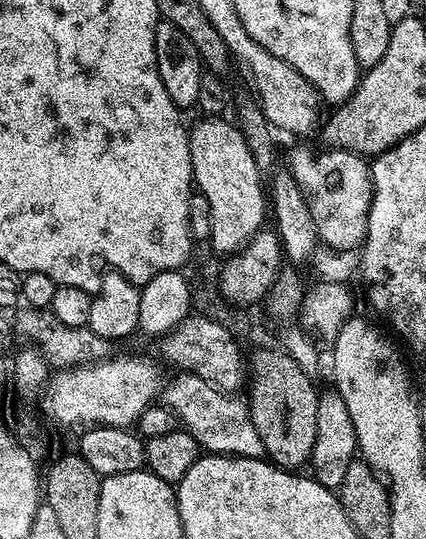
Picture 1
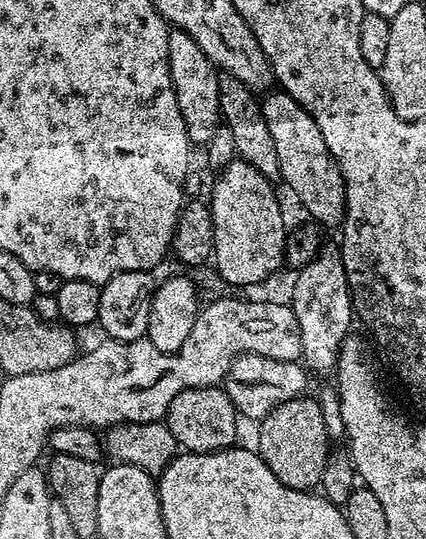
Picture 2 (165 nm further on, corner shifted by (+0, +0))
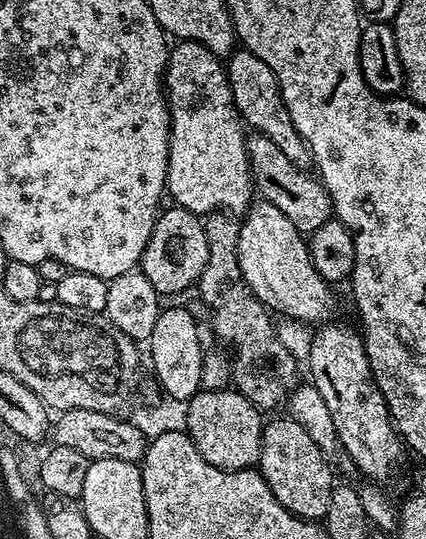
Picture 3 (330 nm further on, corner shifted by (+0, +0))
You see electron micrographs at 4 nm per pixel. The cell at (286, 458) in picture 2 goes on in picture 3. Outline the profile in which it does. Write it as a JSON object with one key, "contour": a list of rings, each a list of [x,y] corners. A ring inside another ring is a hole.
{"contour":[[[268,420],[262,434],[262,450],[258,471],[270,486],[274,498],[286,510],[304,520],[323,521],[326,510],[330,510],[330,494],[334,487],[329,457],[310,438],[310,434],[298,421]]]}

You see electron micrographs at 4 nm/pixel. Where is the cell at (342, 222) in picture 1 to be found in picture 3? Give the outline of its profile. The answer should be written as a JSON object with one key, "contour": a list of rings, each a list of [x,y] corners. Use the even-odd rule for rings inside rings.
{"contour":[[[236,50],[227,57],[226,71],[230,90],[234,94],[234,106],[240,111],[241,121],[253,133],[260,133],[270,138],[270,141],[290,158],[294,166],[303,170],[311,169],[313,167],[312,152],[308,149],[302,134],[298,134],[290,118],[290,110],[286,110],[280,93],[280,83],[274,70],[270,70],[270,66],[266,66],[266,62],[262,62],[262,58],[258,58],[254,53]]]}

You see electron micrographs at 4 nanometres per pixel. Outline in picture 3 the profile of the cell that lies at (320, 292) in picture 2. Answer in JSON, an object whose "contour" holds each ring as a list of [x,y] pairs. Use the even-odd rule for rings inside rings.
{"contour":[[[321,323],[313,331],[317,332],[313,334],[312,345],[308,348],[308,372],[312,375],[309,376],[310,383],[318,390],[318,394],[322,394],[322,399],[326,401],[326,406],[330,410],[330,418],[334,418],[334,430],[343,455],[348,455],[369,481],[376,482],[379,481],[379,476],[384,476],[391,470],[392,464],[403,458],[406,445],[388,414],[388,404],[372,376],[372,367],[364,349],[361,333],[355,327],[352,329],[344,324],[332,323]]]}

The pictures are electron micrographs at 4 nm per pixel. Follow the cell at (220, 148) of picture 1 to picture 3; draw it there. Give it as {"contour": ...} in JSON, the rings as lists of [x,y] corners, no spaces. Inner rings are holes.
{"contour":[[[257,199],[243,213],[240,223],[240,233],[237,240],[238,265],[241,266],[241,278],[253,293],[273,313],[281,312],[292,320],[305,320],[311,326],[319,325],[329,319],[328,311],[332,308],[332,292],[328,281],[314,270],[314,262],[308,253],[308,241],[305,233],[295,228],[293,222],[282,214],[281,210],[272,206],[270,202]]]}

